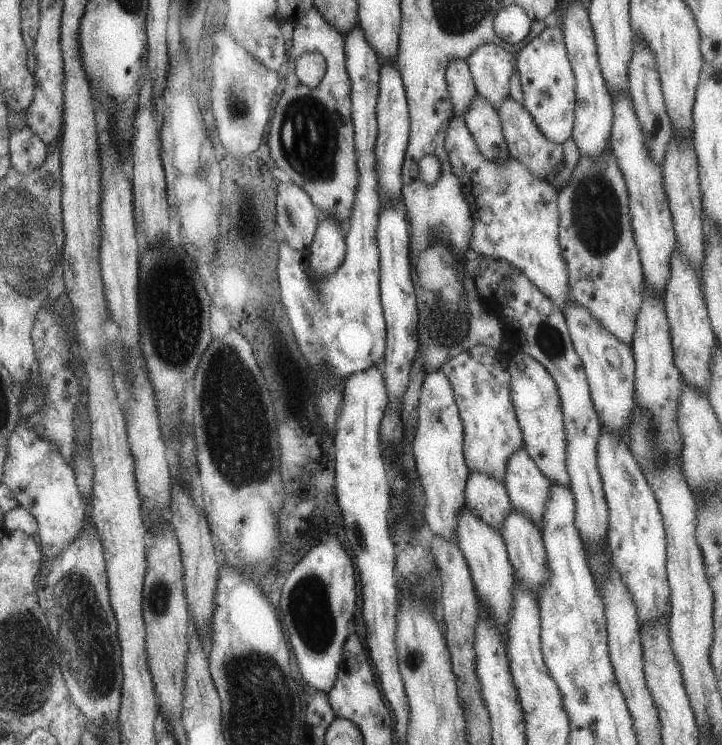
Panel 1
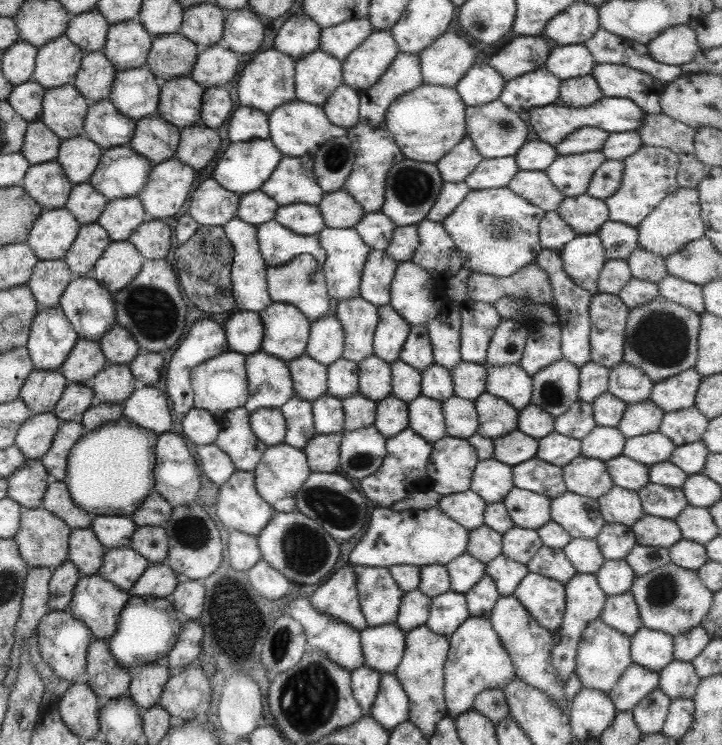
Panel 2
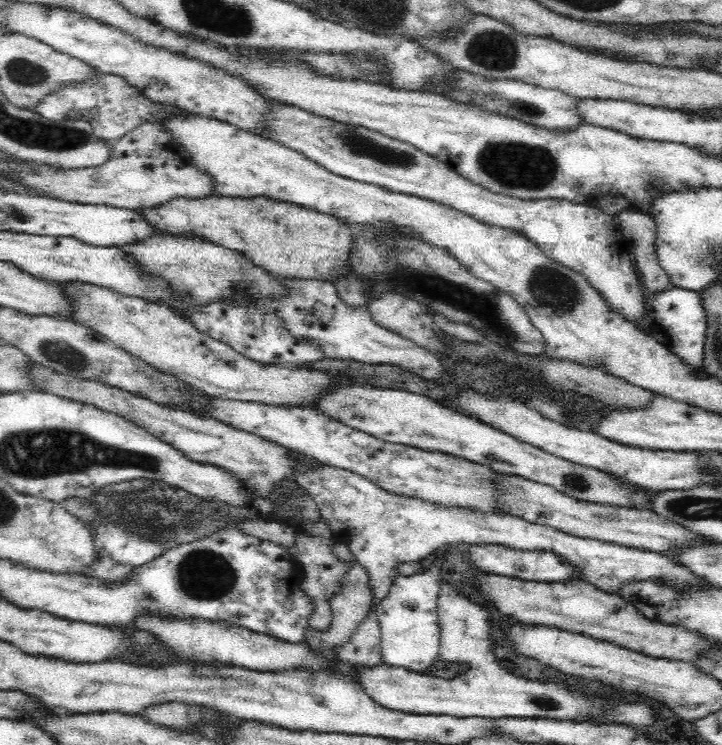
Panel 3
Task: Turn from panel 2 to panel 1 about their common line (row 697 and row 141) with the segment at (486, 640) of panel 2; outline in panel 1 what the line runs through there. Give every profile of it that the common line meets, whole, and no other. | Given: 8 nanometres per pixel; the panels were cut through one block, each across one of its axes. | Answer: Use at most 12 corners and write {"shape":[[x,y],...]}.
{"shape":[[463,118],[444,138],[470,248],[559,309],[556,192],[510,155],[484,158]]}

